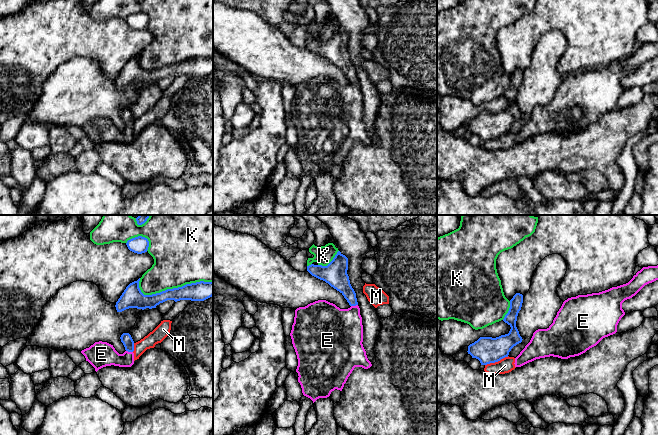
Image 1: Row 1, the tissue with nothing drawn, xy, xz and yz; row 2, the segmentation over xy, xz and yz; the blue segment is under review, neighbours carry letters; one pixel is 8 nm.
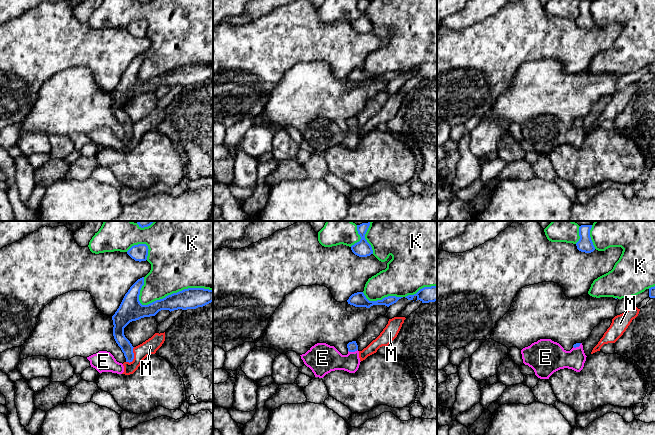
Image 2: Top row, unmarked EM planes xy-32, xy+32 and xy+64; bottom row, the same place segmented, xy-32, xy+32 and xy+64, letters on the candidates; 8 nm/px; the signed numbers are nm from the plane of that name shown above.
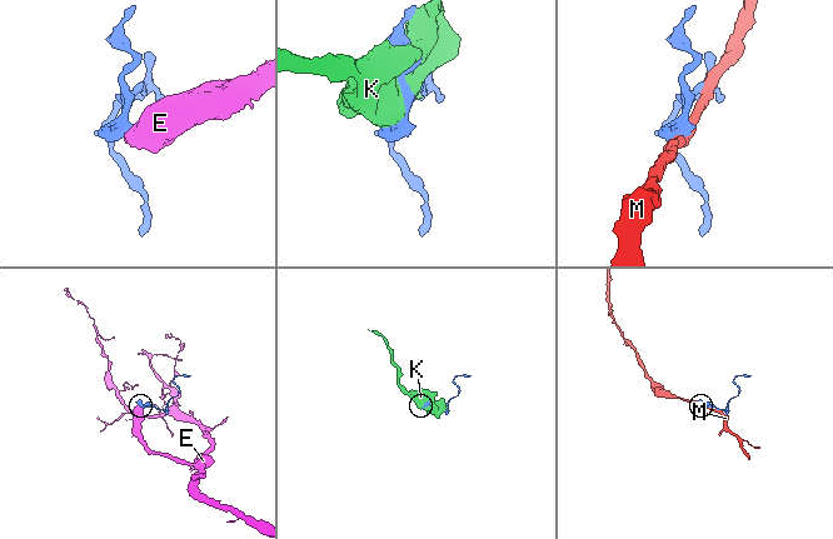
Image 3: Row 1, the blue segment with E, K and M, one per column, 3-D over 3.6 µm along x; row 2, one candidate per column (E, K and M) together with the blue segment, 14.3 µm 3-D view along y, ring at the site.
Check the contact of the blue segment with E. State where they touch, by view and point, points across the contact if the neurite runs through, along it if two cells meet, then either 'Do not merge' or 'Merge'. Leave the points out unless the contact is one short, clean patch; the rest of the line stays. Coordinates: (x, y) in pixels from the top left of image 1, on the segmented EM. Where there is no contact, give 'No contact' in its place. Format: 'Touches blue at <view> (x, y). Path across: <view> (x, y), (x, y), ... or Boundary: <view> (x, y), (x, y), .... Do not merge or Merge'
Touches blue at xy (129, 351). Path across: xy (126, 339), (129, 351), (123, 357), (101, 354). Merge

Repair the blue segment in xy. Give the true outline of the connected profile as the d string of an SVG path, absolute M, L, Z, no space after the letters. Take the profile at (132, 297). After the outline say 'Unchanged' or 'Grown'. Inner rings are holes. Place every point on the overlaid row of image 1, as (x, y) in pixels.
M140 278L126 287L116 302L117 312L129 308L152 309L167 300L174 300L175 302L180 300L204 301L213 296L213 282L200 281L178 288L167 289L160 293L144 295L139 288L139 281Z. Unchanged

